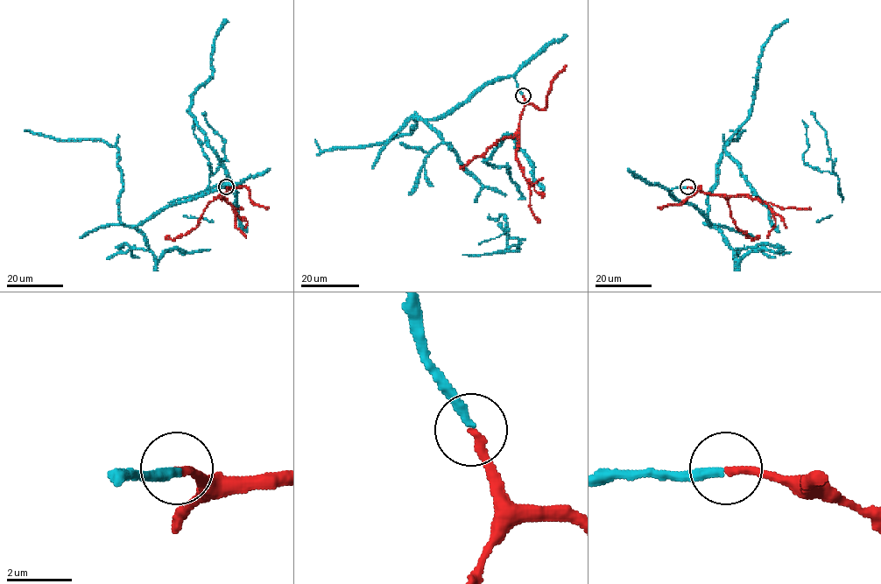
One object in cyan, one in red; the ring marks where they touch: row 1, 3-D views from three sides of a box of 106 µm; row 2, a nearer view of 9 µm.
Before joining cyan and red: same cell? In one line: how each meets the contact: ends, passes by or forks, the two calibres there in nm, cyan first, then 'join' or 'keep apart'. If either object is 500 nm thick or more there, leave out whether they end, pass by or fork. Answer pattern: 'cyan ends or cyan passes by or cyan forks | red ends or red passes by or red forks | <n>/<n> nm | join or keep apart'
cyan ends | red ends | 280/240 nm | join

